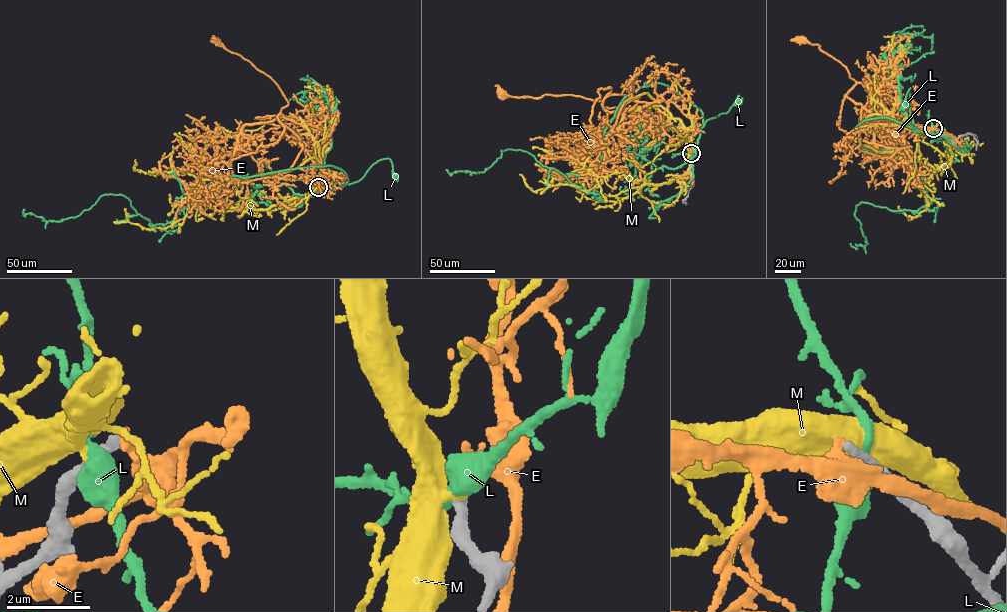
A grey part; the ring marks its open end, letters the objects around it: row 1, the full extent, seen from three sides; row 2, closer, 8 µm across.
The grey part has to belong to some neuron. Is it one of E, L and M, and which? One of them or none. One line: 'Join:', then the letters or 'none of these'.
Join: none of these

